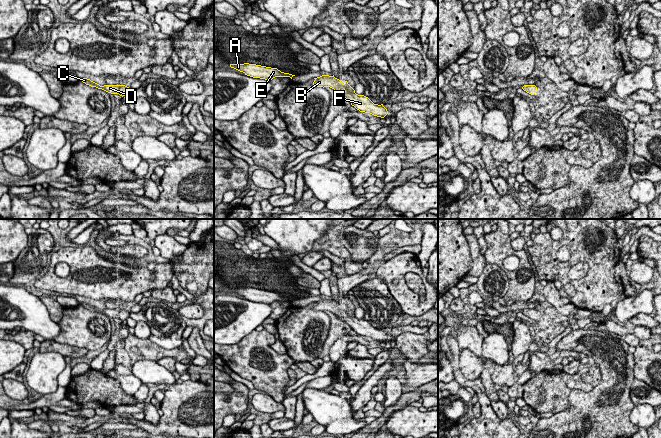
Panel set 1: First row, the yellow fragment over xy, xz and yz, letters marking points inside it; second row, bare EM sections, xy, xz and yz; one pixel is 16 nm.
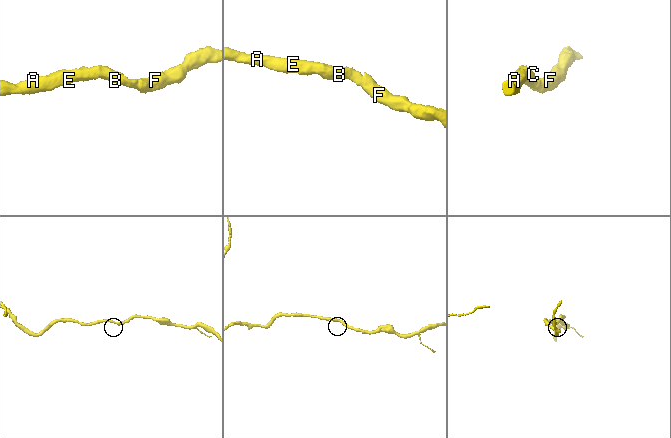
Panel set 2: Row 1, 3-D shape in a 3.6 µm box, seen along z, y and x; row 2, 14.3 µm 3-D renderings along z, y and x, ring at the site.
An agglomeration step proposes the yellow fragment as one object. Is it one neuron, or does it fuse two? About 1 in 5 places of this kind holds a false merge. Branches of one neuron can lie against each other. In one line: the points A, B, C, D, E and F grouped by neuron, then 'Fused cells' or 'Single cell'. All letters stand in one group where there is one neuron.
Groups: A B C D E F. Single cell

